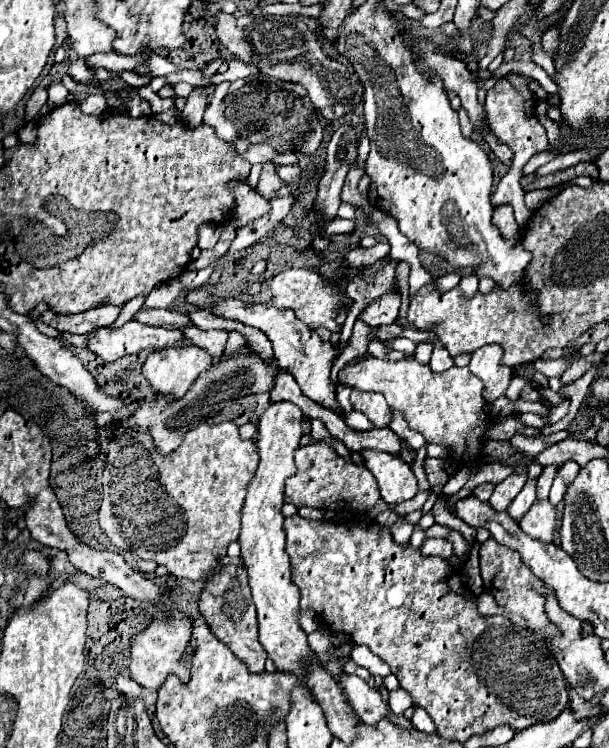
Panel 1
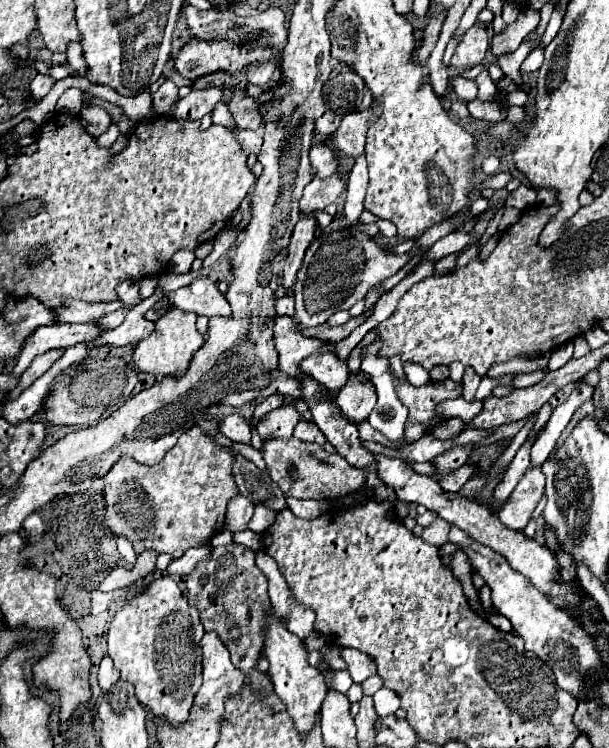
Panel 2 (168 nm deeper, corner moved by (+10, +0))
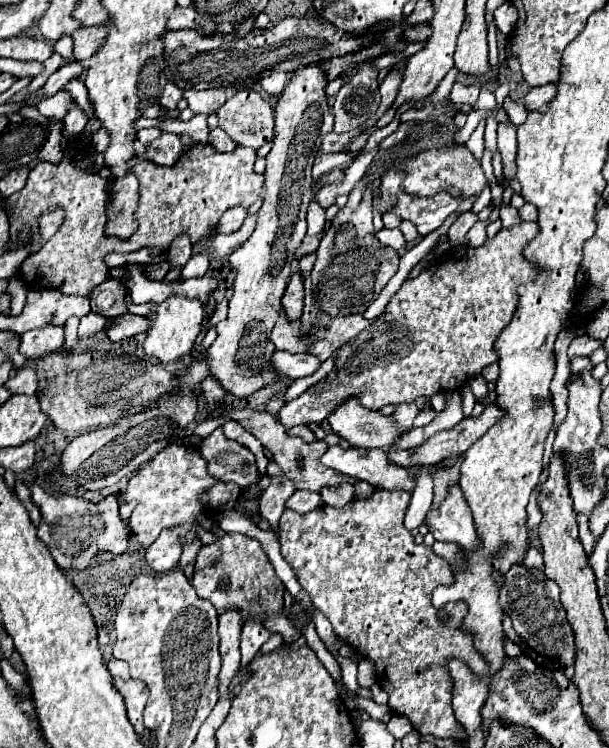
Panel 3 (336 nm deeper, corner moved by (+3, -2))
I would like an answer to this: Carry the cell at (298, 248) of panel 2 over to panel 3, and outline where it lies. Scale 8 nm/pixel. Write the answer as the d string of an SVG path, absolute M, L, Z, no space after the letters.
M296 270L290 278L286 294L282 296L282 308L288 322L294 322L302 316L302 306L304 306L304 284L302 284L300 272Z

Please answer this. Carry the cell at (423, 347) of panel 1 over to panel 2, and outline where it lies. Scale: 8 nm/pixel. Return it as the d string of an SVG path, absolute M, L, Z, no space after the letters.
M406 362L403 370L409 382L414 386L423 386L430 380L429 372L418 364Z

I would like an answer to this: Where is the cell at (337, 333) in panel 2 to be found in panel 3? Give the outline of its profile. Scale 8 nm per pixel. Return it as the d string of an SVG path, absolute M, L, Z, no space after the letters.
M280 314L276 326L272 328L270 340L276 346L276 350L286 350L286 352L306 352L312 344L308 342L308 338L300 336L300 328L296 326L296 322L288 322L284 314Z

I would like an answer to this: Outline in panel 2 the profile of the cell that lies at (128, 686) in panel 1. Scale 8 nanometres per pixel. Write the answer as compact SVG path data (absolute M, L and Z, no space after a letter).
M105 656L99 664L99 686L103 692L107 692L115 682L119 680L119 670L113 668L113 660Z

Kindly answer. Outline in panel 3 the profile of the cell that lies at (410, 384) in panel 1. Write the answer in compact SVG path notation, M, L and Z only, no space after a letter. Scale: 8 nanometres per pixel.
M276 350L272 356L272 364L276 364L280 374L288 374L288 378L292 378L292 380L310 376L320 368L318 358L312 354L306 354L306 352L292 354L292 352L278 352Z

